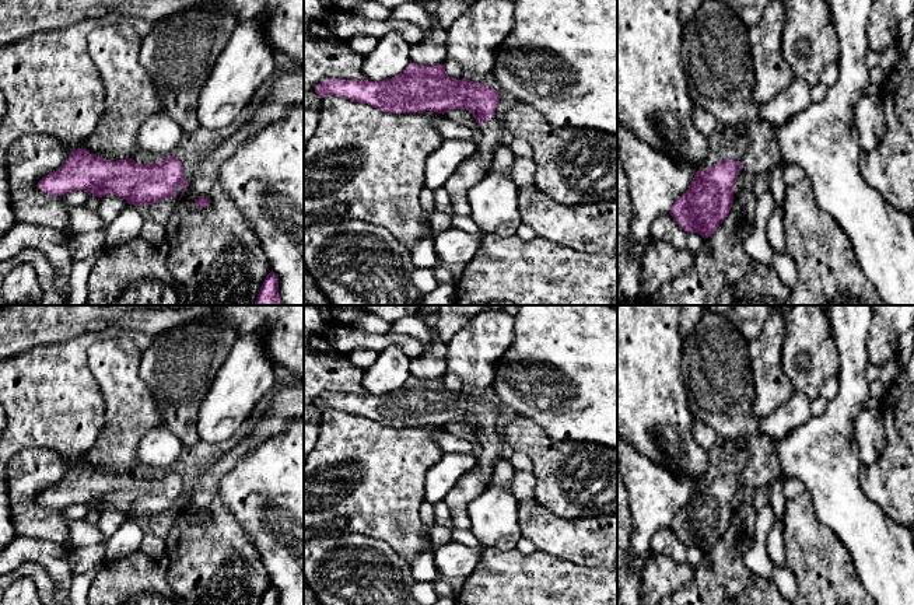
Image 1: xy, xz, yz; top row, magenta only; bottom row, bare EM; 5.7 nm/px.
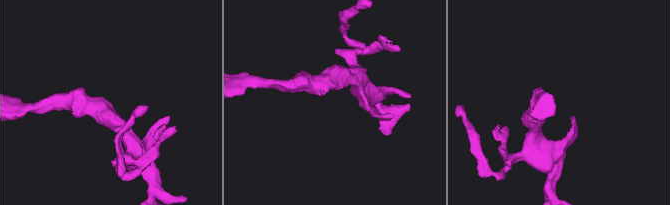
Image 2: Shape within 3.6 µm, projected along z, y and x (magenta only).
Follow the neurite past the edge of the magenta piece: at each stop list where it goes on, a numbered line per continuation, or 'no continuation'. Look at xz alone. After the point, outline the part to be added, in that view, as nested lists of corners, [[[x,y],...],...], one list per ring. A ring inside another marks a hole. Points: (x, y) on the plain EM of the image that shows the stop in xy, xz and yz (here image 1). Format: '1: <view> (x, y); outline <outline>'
1: xz (473, 482); outline [[[490,430],[481,438],[483,451],[474,468],[465,472],[445,496],[444,504],[451,511],[455,529],[472,528],[467,507],[487,487],[494,464],[501,459],[502,443],[502,437],[495,430]]]

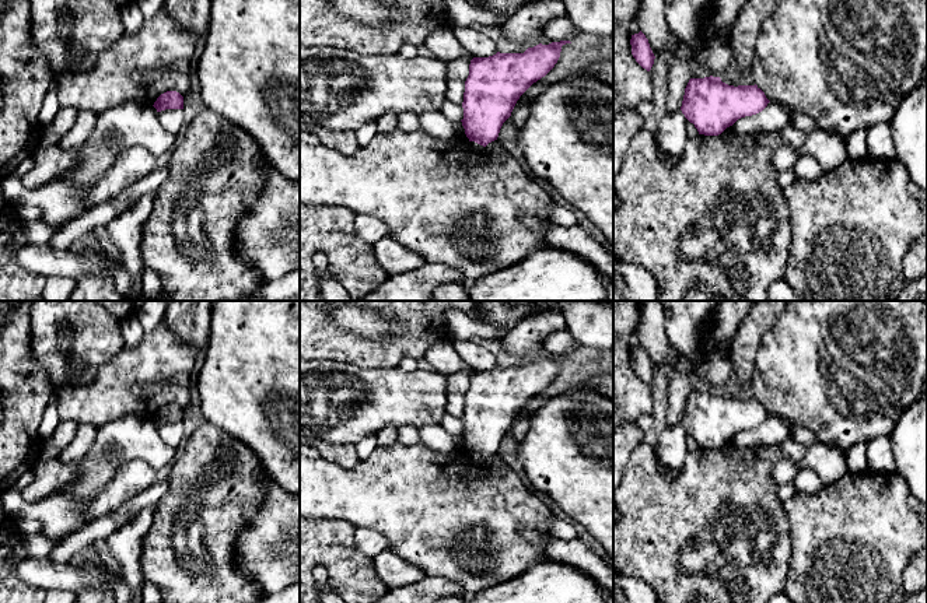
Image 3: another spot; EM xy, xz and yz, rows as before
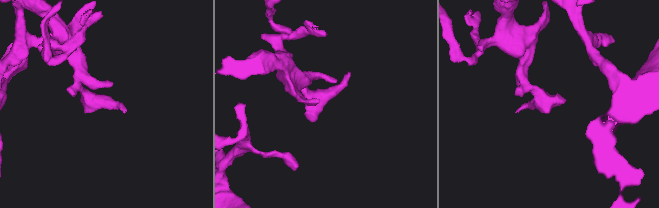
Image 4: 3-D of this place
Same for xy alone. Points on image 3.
no continuation

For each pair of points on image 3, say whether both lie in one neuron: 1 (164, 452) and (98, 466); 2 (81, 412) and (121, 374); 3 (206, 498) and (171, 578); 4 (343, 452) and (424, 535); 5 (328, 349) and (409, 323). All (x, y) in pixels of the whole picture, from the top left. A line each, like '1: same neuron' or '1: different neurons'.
1: same neuron
2: same neuron
3: same neuron
4: different neurons
5: same neuron

